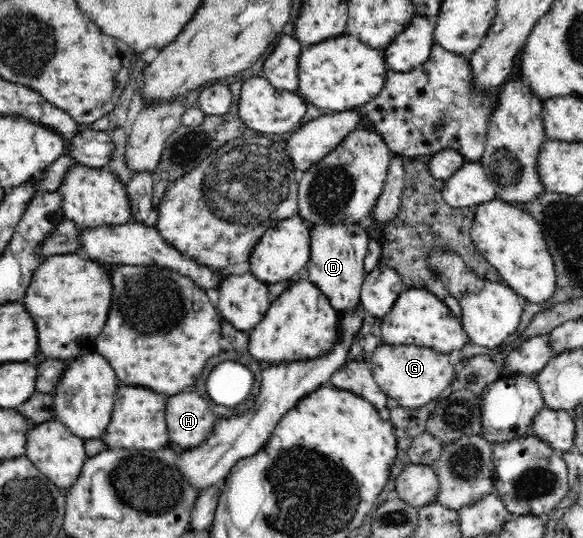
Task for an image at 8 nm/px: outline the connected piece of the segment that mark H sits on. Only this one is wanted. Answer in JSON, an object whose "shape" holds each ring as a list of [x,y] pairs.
{"shape":[[[180,392],[166,400],[165,425],[171,445],[178,450],[200,446],[216,420],[210,402],[196,392]]]}

